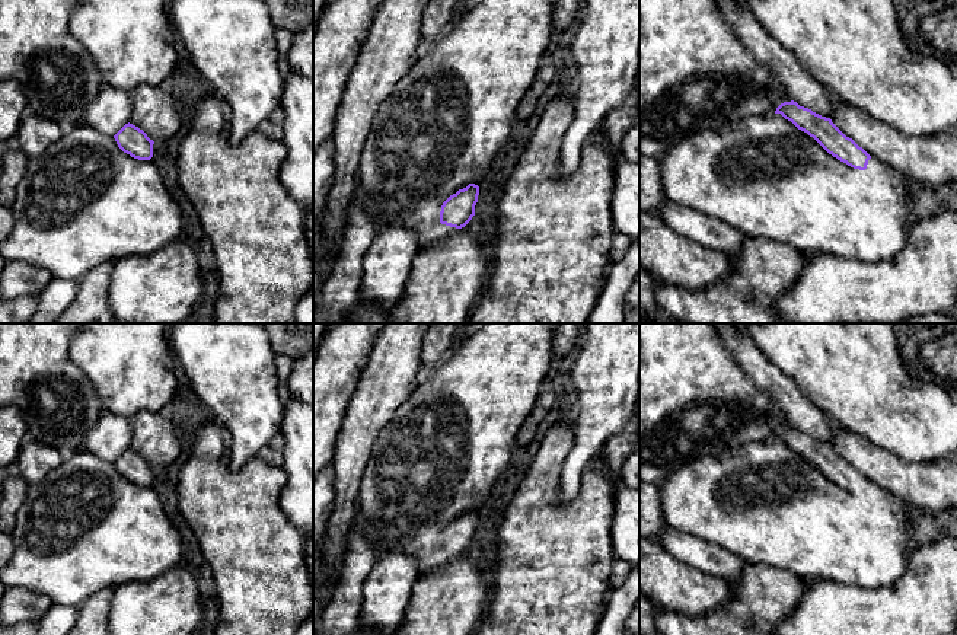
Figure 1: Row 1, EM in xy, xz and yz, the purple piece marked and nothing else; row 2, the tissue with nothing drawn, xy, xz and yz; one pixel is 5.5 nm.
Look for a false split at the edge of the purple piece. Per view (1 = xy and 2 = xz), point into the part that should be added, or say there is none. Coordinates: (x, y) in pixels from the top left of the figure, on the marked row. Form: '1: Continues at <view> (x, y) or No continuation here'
1: Continues at xy (82, 203)
2: Continues at xz (443, 125)

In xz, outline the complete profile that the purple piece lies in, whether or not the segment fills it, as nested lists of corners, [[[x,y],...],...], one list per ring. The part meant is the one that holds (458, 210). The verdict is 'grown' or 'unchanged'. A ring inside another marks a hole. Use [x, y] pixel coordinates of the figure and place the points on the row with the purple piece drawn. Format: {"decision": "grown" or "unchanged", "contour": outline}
{"decision": "grown", "contour": [[[478,0],[402,77],[379,105],[366,137],[357,172],[357,188],[364,194],[364,210],[377,230],[402,226],[417,233],[425,249],[465,227],[475,216],[479,185],[497,154],[510,138],[516,111],[530,89],[554,32],[556,0]]]}

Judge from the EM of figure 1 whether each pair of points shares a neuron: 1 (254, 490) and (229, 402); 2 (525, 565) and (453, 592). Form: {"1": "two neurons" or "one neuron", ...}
{"1": "two neurons", "2": "two neurons"}

